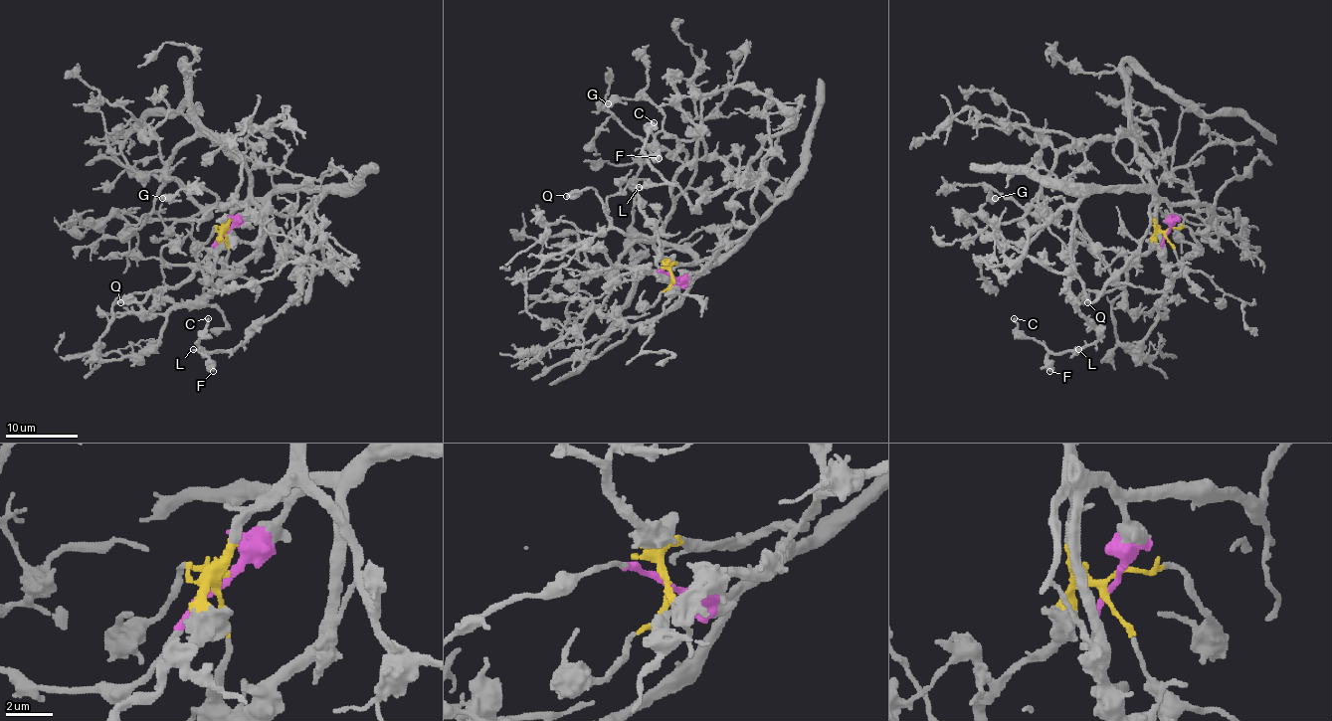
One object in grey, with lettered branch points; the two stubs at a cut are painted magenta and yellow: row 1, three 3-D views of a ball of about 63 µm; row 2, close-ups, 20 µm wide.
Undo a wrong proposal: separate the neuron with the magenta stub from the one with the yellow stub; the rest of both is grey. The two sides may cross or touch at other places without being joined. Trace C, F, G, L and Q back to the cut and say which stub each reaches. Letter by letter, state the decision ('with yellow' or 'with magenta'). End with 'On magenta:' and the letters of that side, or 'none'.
C: with magenta
F: with magenta
G: with yellow
L: with magenta
Q: with yellow
On magenta: C, F, L

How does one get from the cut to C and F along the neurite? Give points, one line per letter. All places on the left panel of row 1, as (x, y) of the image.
C: (227, 231), (275, 193), (327, 190), (312, 213), (298, 290), (232, 350), (205, 353), (198, 342), (208, 317)
F: (227, 231), (275, 193), (327, 190), (312, 213), (298, 290), (232, 350), (203, 353), (214, 371)

